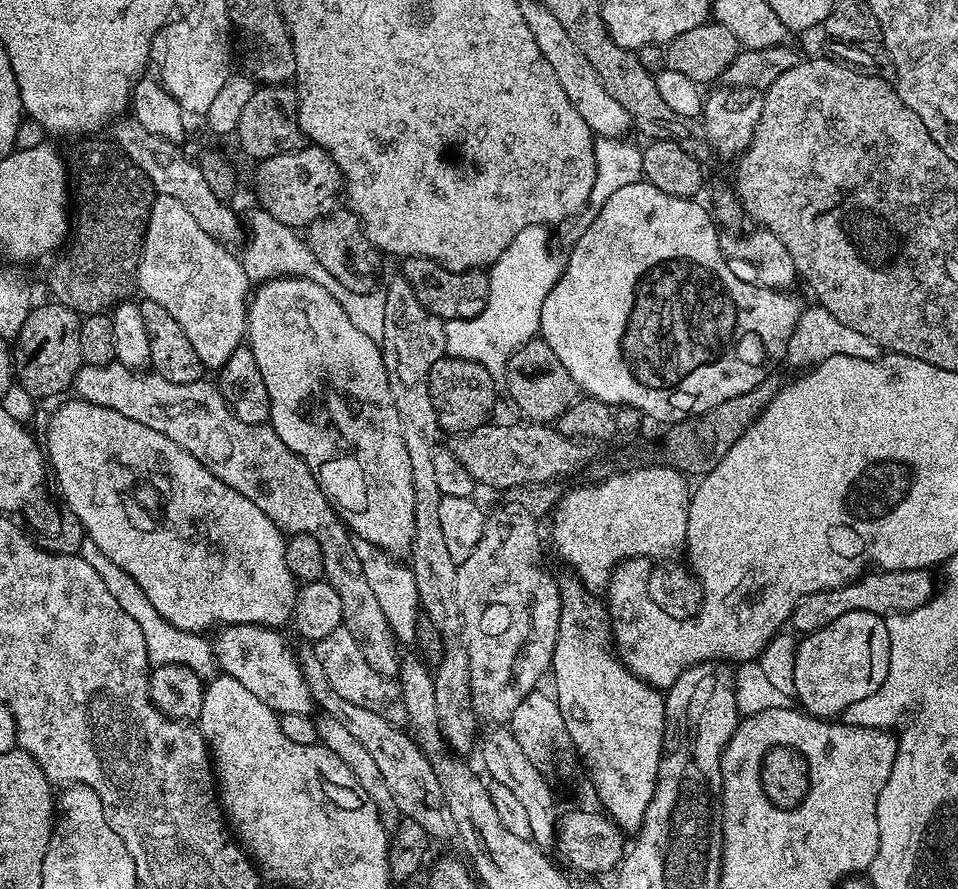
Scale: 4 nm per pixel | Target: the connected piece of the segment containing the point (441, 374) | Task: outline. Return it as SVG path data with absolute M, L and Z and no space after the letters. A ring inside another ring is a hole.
M444 355L434 366L430 366L430 402L434 402L434 414L438 414L438 422L445 433L463 434L472 432L476 428L489 423L488 416L497 411L498 391L496 392L497 381L478 362L466 362L462 358L454 358L450 355Z

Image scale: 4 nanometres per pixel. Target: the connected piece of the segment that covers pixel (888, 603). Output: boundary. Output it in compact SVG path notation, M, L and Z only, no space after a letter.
M927 568L918 570L869 570L863 576L858 576L848 584L834 590L822 590L818 594L810 594L798 602L798 606L792 611L791 627L796 627L800 634L817 632L822 626L830 626L834 618L842 618L842 614L851 612L869 612L885 618L892 618L895 612L910 614L918 606L922 606L927 600L932 599L933 573Z

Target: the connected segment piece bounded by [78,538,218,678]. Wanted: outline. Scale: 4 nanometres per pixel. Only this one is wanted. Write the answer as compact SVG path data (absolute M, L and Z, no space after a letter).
M84 538L81 541L78 555L86 562L90 562L90 566L94 566L94 570L98 570L98 578L102 578L102 582L106 582L106 590L110 590L110 594L114 594L118 606L122 606L122 610L126 610L126 614L130 614L130 618L134 618L134 622L138 622L138 627L142 630L142 638L146 640L149 665L177 664L189 667L200 677L211 677L218 668L211 643L197 632L186 632L170 626L170 622L166 622L166 618L162 618L162 614L158 614L158 610L154 610L154 606L150 606L150 598L146 598L146 594L142 594L142 586L138 586L138 582L134 582L134 578L130 578L130 574L126 574L126 570L122 570L122 566L110 562L110 558L106 558L106 554L102 554L102 550L98 550L98 546L94 546L92 540Z

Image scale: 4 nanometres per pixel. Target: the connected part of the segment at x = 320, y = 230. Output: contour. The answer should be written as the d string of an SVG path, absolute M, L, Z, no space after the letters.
M340 208L329 217L314 221L305 229L304 237L305 247L318 259L318 264L337 278L346 290L351 290L354 294L364 294L377 289L382 254L370 242L360 220L351 209Z

